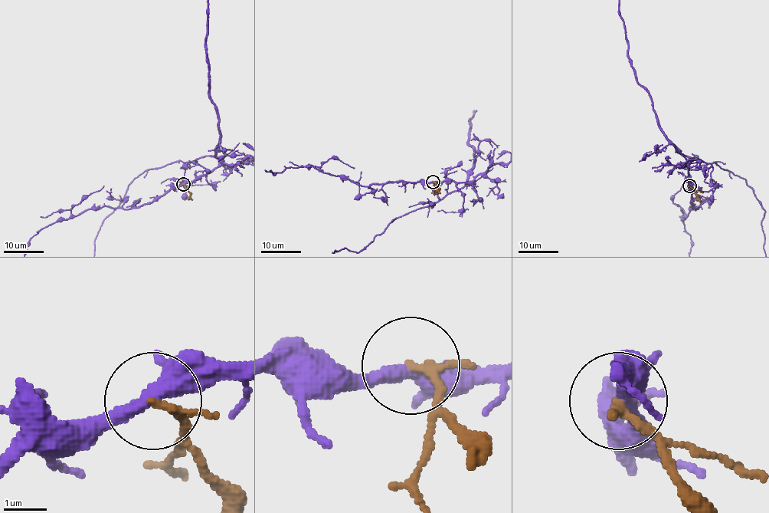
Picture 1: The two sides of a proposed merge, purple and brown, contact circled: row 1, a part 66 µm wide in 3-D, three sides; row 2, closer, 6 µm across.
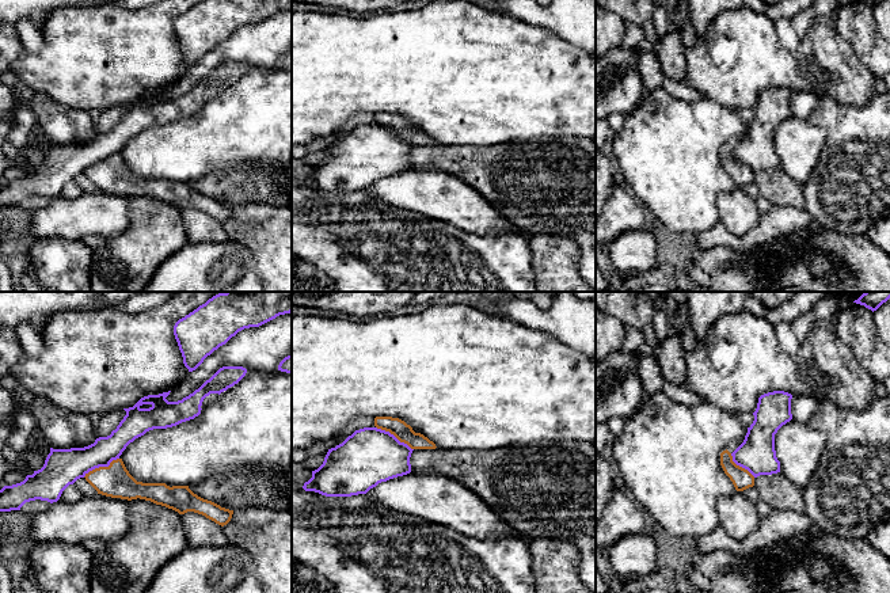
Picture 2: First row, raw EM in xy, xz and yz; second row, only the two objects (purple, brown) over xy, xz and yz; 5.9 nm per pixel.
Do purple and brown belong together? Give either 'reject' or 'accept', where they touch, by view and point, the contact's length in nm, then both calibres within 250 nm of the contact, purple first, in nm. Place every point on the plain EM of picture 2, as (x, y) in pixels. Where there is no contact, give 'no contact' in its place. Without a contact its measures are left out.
reject; contact xy (101, 162); length 240 nm; calibres 220 and 190 nm

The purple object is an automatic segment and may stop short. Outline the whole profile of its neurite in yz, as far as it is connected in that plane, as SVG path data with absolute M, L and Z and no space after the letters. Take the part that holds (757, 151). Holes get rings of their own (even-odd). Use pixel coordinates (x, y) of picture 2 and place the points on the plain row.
M784 87L761 91L743 138L731 149L733 157L754 174L780 168L775 130L792 115L791 95L792 91Z

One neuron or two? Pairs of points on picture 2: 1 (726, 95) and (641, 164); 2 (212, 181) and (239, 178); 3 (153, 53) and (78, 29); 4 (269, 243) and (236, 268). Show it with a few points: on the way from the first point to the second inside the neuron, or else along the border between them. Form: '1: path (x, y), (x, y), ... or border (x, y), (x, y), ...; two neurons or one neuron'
1: border (703, 97), (738, 111); two neurons
2: path (219, 181), (232, 181); one neuron
3: path (134, 53), (102, 53), (97, 48); one neuron
4: border (228, 238), (248, 250), (259, 277); two neurons

